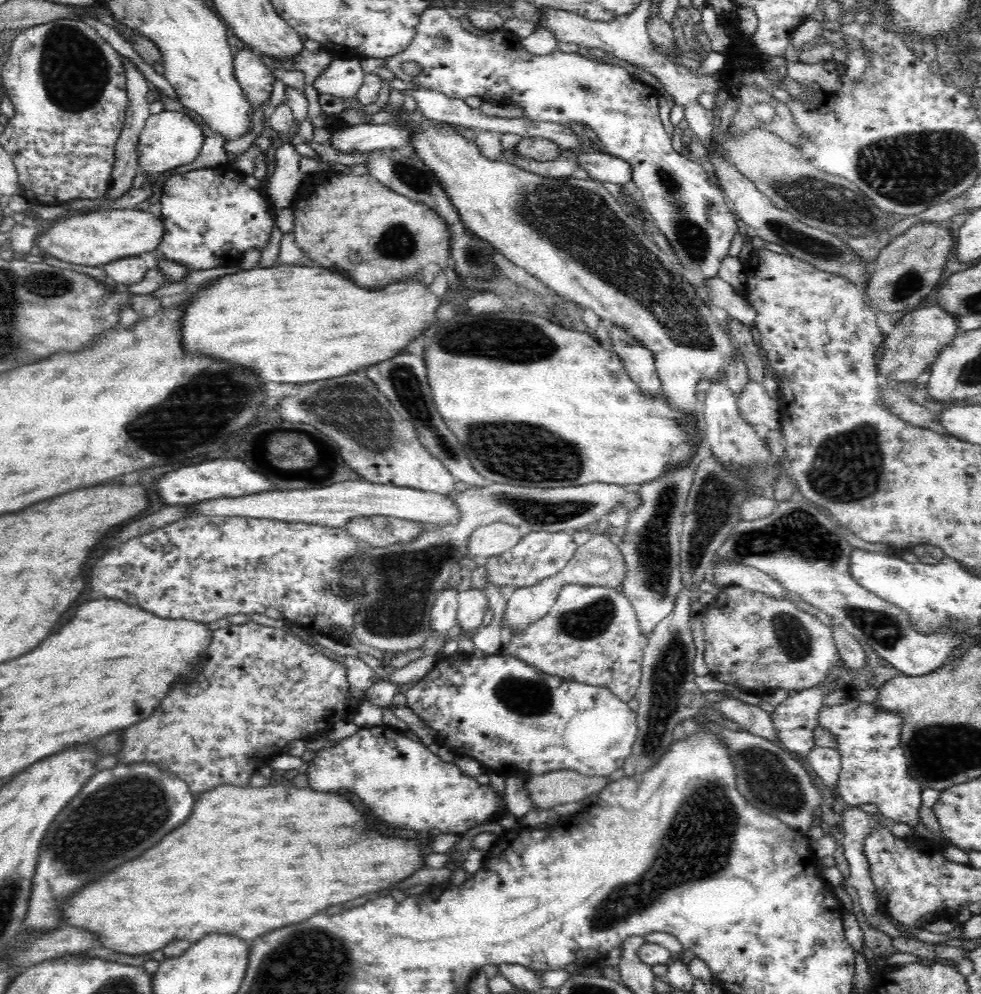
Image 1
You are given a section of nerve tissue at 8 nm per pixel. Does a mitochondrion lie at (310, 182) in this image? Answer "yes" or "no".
no

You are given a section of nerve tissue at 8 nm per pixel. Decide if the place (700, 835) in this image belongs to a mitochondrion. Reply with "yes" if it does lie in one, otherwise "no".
yes

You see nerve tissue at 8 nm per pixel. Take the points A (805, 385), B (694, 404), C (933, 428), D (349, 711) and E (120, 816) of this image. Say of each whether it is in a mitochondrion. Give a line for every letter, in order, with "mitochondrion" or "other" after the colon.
A: other
B: other
C: other
D: other
E: mitochondrion

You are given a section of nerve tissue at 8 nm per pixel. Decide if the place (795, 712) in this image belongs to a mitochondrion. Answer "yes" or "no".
no

